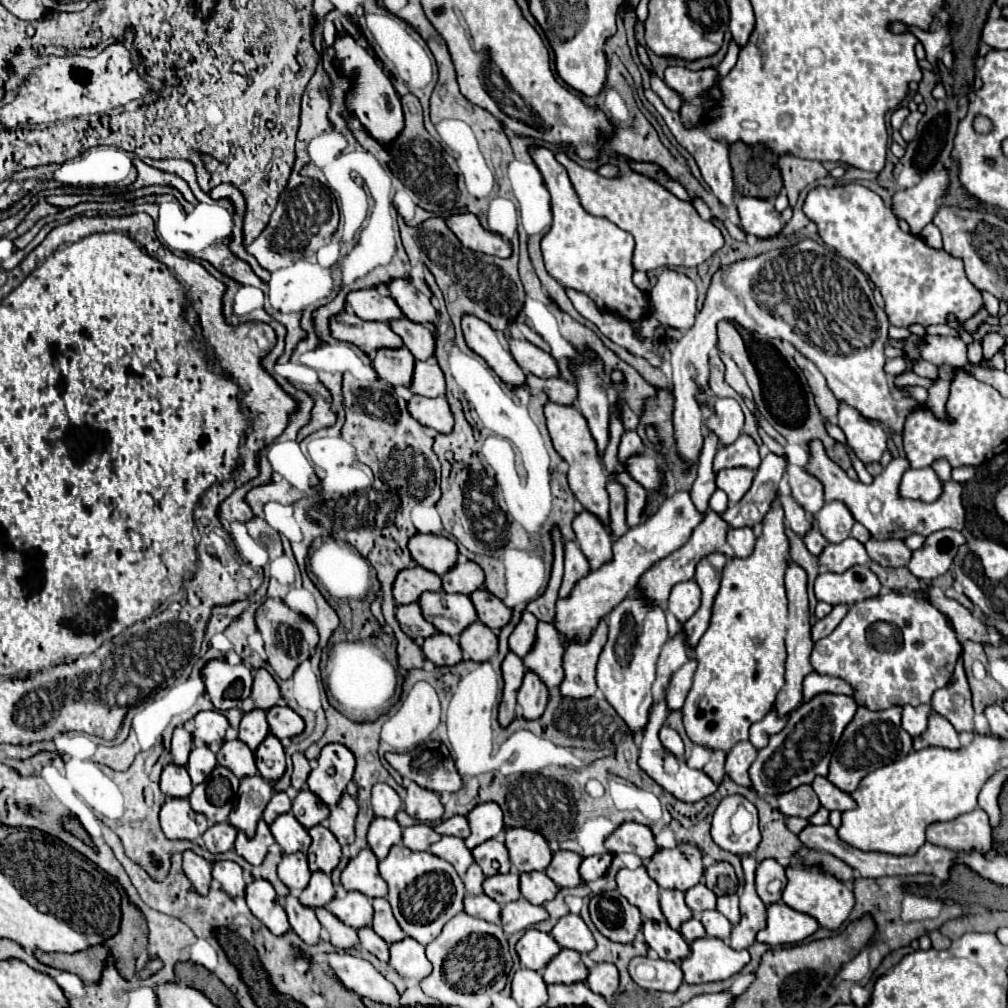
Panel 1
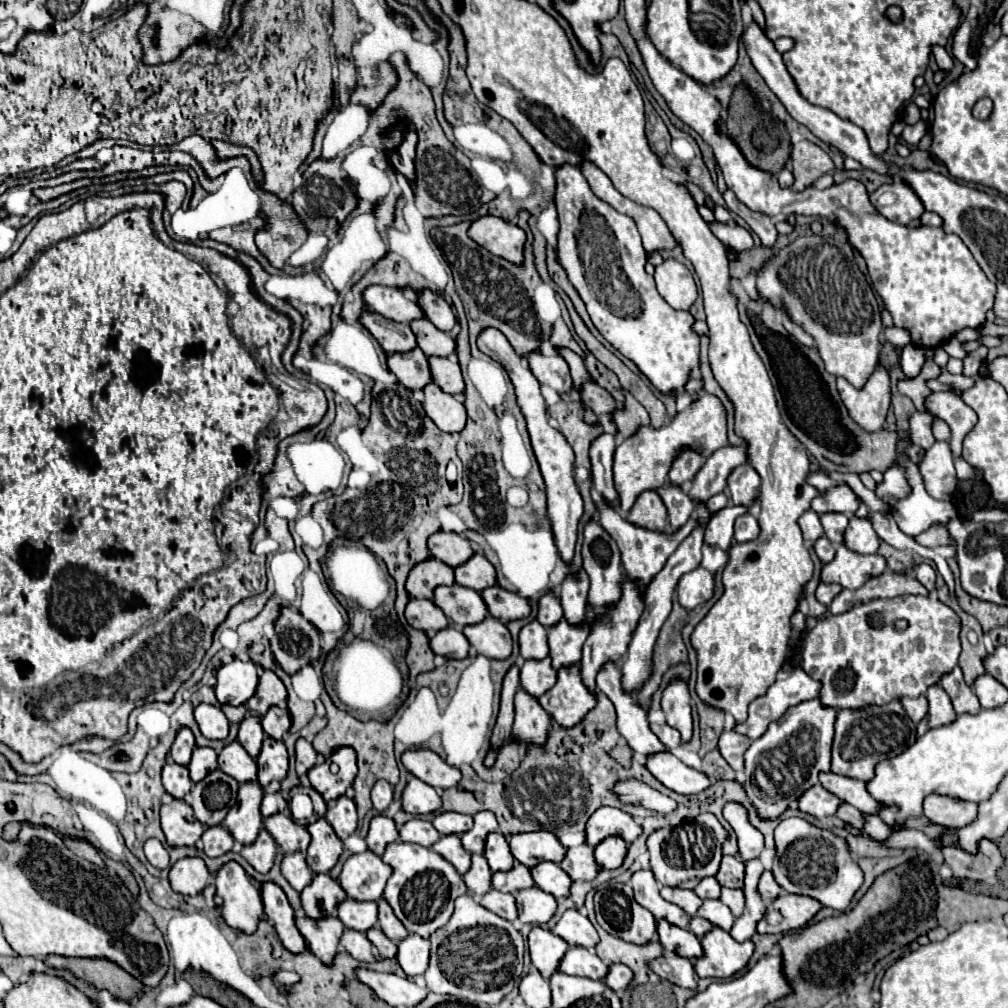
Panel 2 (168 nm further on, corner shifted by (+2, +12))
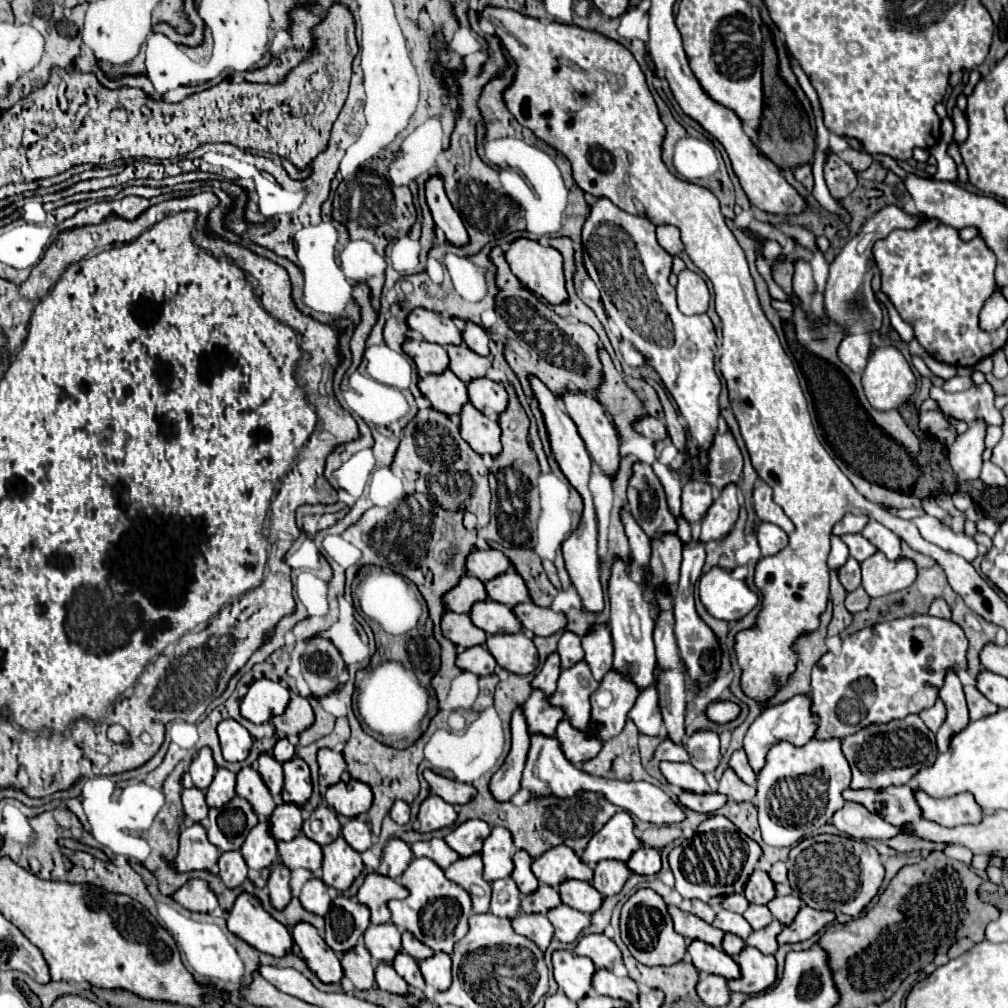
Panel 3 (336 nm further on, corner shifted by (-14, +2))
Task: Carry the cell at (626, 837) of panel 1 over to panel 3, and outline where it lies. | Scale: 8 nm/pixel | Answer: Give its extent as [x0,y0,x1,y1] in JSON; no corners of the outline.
[582,812,642,864]

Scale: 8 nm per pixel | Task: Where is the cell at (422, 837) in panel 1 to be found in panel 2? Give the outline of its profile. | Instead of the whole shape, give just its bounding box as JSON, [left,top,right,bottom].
[400,818,440,848]

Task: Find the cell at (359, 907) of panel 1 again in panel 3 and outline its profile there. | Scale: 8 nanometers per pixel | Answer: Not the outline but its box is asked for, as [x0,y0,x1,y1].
[364,922,400,962]

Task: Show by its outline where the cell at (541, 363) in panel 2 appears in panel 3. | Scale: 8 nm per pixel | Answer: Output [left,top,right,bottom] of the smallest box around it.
[562,390,620,476]

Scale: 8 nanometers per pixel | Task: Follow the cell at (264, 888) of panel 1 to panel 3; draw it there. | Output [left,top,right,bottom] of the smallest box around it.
[292,922,342,982]

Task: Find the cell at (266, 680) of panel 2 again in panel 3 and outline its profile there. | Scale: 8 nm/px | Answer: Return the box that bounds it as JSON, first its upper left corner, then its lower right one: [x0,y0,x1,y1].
[272,696,314,736]

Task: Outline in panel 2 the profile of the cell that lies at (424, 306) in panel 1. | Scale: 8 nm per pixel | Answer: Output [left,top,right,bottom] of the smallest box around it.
[418,290,456,332]

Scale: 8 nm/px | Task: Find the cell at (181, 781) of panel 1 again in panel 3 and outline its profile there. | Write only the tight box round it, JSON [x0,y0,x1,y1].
[182,788,208,822]

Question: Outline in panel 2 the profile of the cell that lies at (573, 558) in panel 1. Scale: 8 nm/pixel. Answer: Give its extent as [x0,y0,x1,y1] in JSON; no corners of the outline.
[560,572,588,626]

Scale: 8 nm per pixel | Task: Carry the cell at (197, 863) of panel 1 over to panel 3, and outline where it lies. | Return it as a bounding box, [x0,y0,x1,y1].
[172,878,218,912]

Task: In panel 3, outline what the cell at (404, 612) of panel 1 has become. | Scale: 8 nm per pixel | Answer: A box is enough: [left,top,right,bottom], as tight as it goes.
[440,612,486,650]

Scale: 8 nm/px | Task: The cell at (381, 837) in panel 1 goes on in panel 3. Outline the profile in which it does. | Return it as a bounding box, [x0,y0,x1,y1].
[378,838,412,878]

